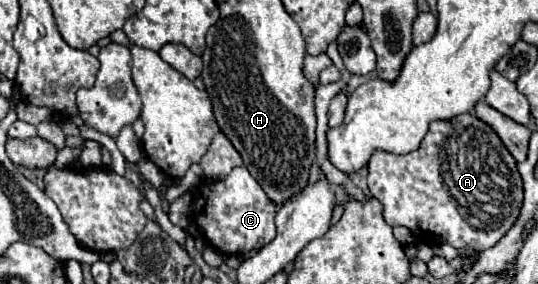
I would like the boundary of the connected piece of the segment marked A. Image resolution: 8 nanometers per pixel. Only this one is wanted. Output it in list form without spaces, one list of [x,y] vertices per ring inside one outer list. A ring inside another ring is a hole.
[[[472,114],[432,122],[422,146],[410,154],[374,154],[368,162],[368,190],[384,206],[384,220],[390,226],[406,226],[426,244],[438,238],[456,250],[472,248],[478,252],[494,246],[510,230],[522,206],[516,160],[498,134]],[[448,134],[450,160],[440,160]]]

